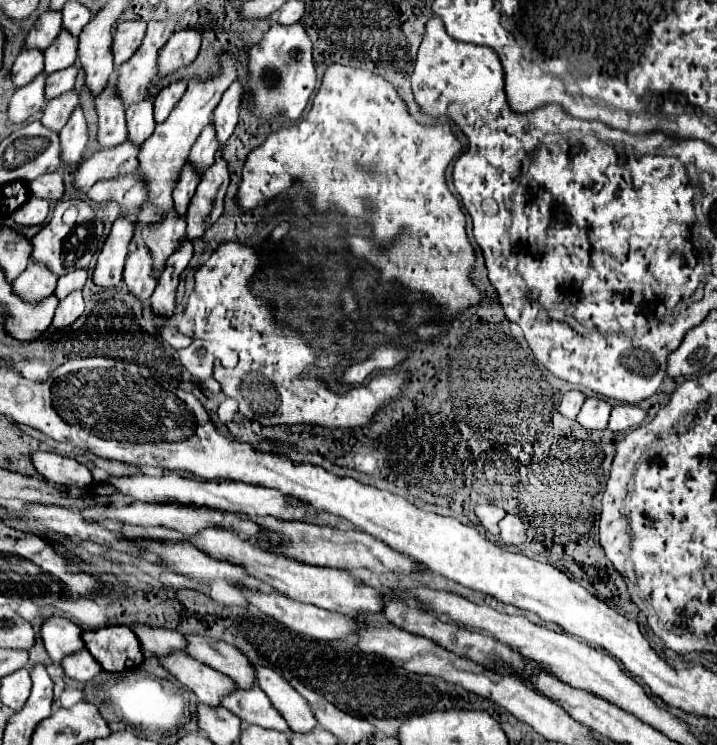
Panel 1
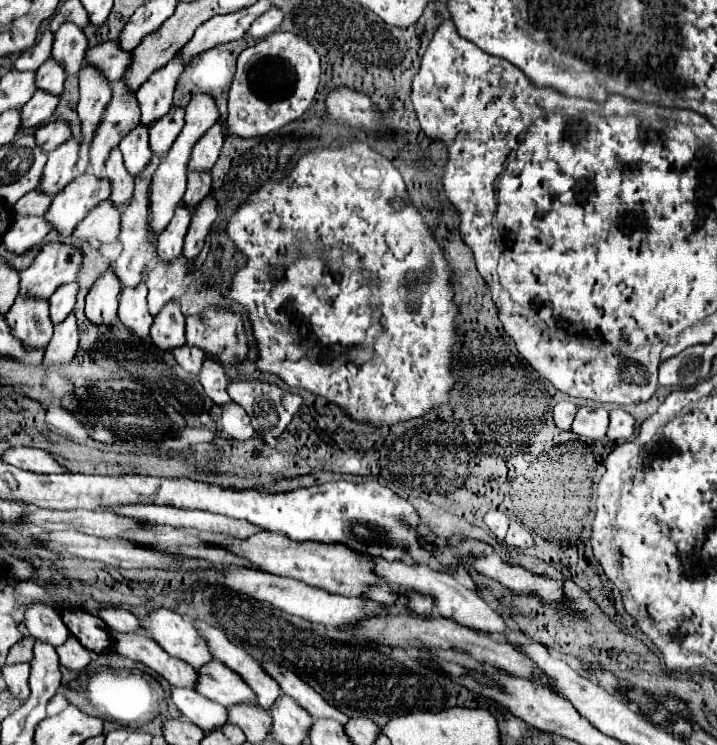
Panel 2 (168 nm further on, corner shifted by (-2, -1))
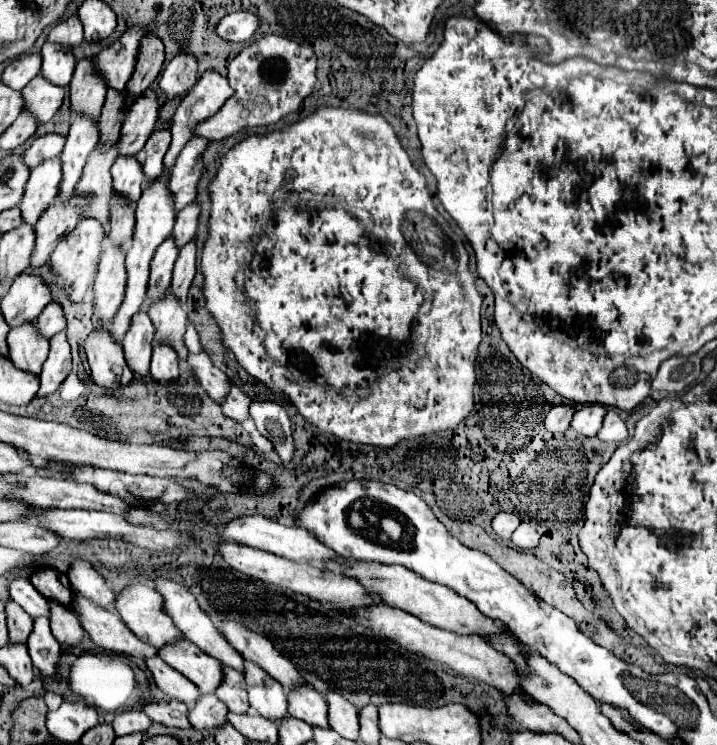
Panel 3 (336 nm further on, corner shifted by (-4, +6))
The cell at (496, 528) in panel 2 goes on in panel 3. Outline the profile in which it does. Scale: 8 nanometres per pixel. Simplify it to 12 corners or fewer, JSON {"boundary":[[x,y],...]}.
{"boundary":[[497,512],[491,528],[503,540],[509,540],[519,516]]}

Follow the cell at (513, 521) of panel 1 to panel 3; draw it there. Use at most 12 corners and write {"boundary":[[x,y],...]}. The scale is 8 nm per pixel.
{"boundary":[[521,522],[511,536],[517,548],[535,548],[539,534]]}

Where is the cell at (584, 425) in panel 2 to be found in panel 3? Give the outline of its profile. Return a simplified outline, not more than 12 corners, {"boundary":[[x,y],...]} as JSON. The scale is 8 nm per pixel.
{"boundary":[[585,404],[571,426],[583,436],[597,436],[605,412],[601,404]]}

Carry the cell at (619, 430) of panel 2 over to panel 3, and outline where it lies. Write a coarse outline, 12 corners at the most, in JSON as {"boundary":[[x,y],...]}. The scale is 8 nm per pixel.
{"boundary":[[609,410],[597,434],[603,442],[625,442],[627,424]]}

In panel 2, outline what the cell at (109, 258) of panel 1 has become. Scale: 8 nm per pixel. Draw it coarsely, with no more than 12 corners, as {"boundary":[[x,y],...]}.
{"boundary":[[105,271],[87,295],[93,325],[117,325],[119,279]]}

